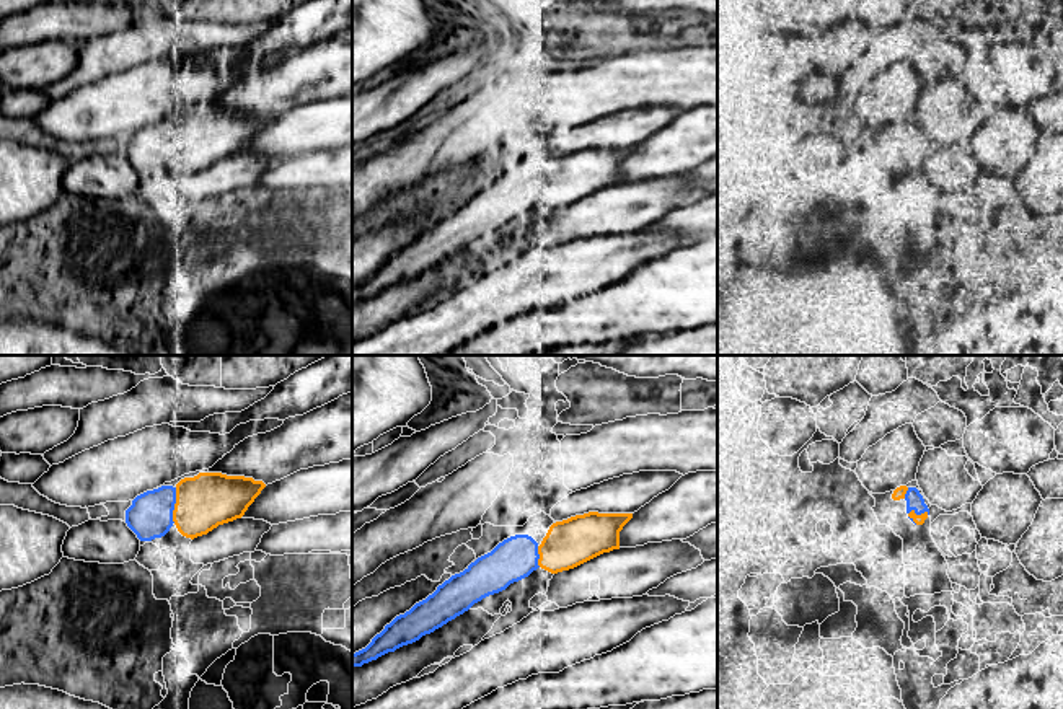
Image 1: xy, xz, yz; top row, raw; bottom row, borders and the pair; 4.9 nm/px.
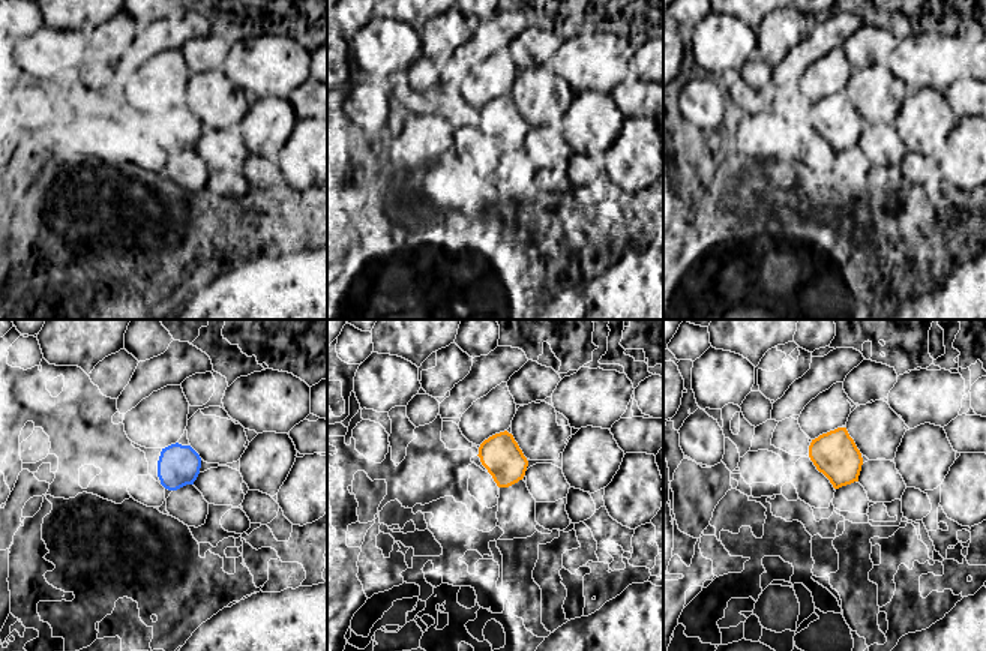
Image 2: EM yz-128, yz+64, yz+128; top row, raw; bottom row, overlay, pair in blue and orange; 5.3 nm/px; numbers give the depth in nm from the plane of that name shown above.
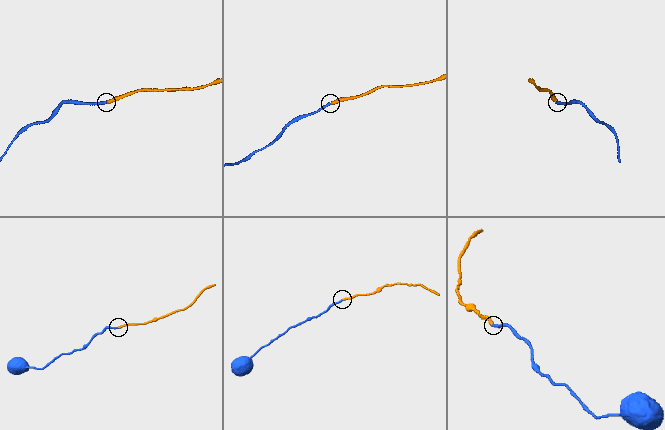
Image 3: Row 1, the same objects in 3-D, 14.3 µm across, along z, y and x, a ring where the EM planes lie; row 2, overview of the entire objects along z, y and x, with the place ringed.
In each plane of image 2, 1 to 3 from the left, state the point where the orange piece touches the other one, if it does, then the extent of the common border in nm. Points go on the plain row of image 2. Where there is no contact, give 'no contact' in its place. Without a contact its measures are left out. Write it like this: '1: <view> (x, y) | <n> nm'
1: no contact
2: no contact
3: no contact

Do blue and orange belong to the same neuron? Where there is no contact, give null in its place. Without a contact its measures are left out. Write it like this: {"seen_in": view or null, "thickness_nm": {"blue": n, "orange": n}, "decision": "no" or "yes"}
{"seen_in": "xy", "thickness_nm": {"blue": 220, "orange": 280}, "decision": "yes"}

